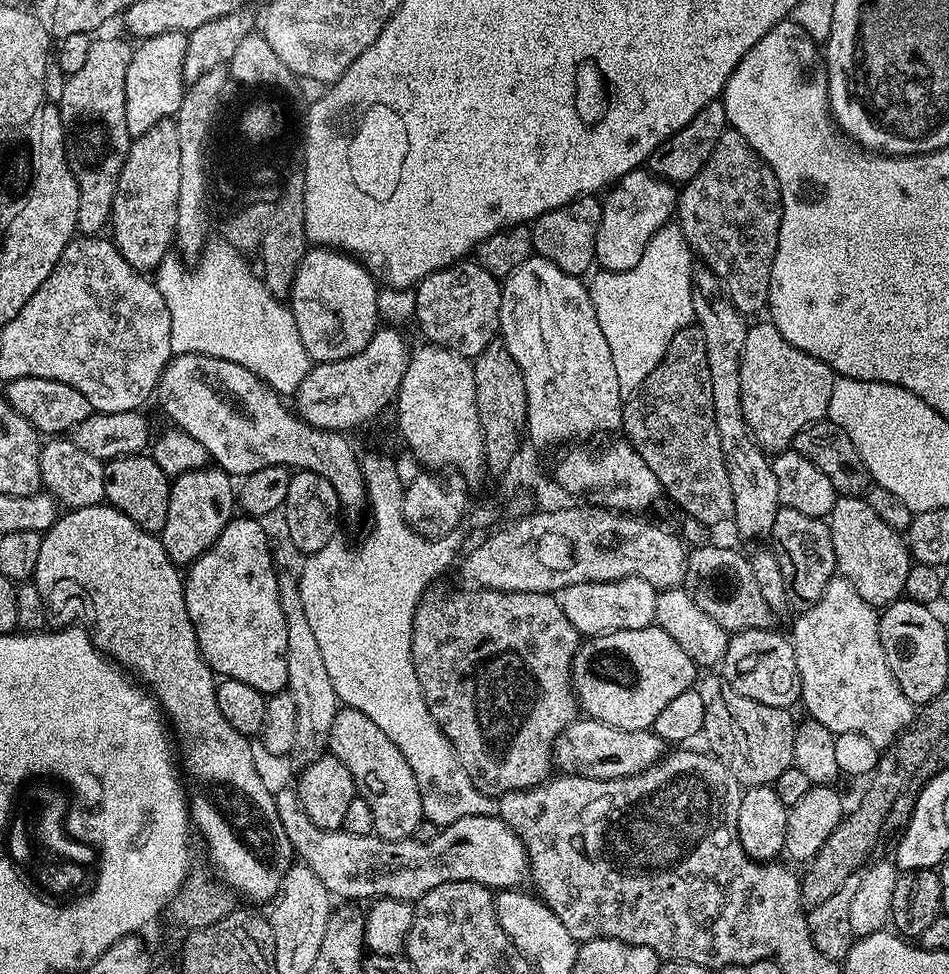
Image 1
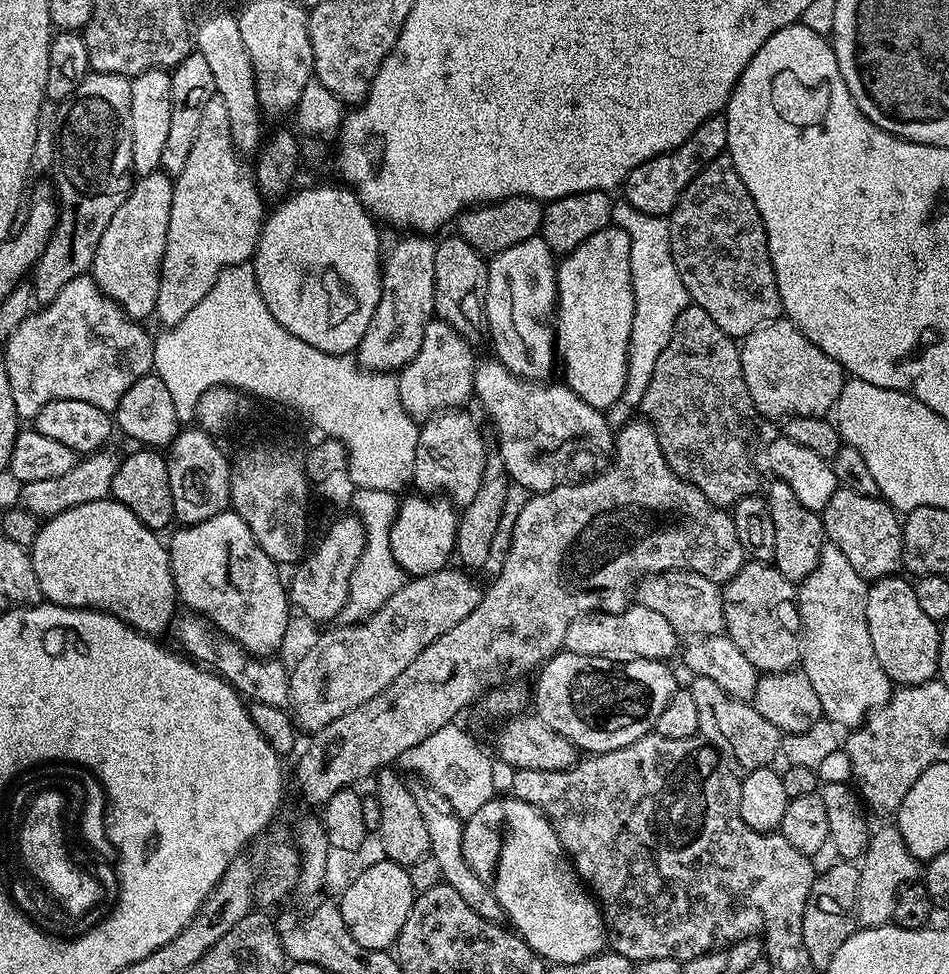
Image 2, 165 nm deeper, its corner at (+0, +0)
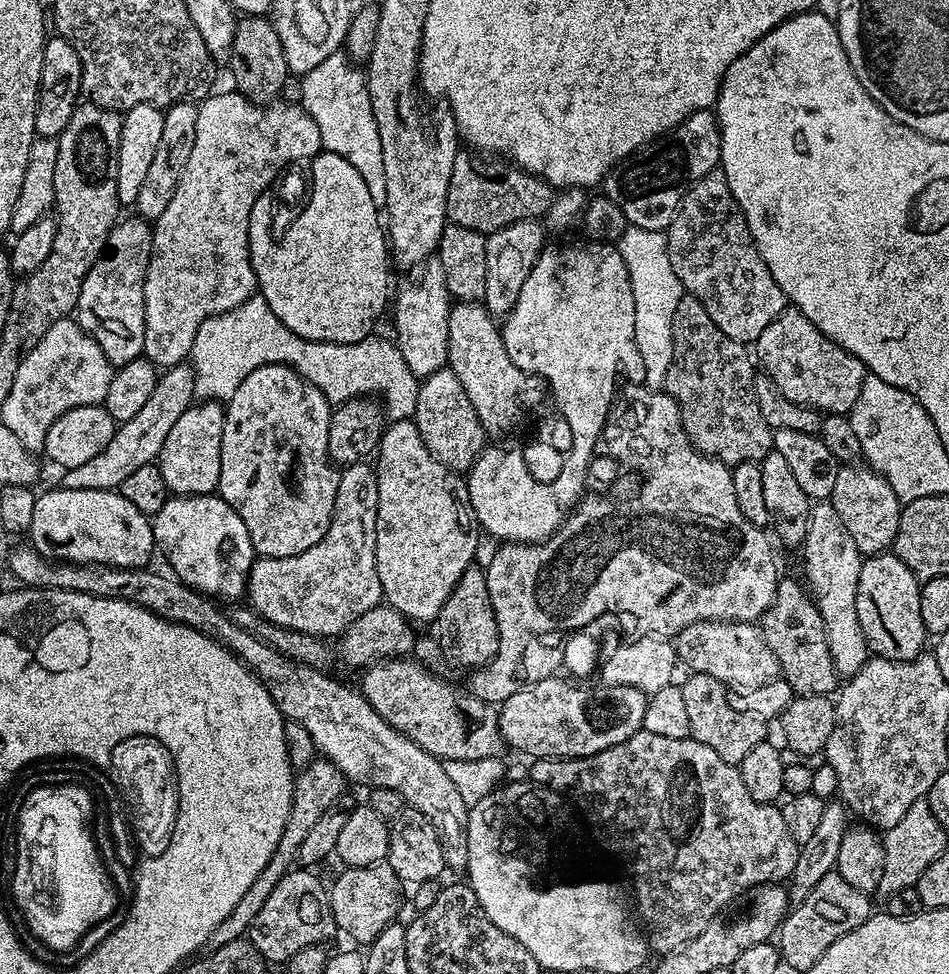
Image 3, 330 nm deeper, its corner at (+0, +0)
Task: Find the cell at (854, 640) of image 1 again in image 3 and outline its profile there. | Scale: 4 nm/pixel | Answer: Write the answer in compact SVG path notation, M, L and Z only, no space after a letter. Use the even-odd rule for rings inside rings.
M813 503L806 526L806 538L802 545L803 552L804 576L808 579L806 584L824 623L826 646L830 646L830 658L841 677L852 677L870 657L856 609L862 554L858 546L854 546L854 538L846 534L832 503Z

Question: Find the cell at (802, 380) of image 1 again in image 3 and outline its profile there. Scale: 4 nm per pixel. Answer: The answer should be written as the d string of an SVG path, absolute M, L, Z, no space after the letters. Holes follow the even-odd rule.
M791 306L785 307L784 312L778 314L778 318L774 318L774 322L766 326L766 330L762 330L762 334L754 341L754 356L763 375L769 376L772 380L773 388L778 389L786 398L790 398L790 402L803 404L805 408L814 408L824 414L851 413L866 375L861 360L854 358L854 354L847 352L841 344L826 338L826 334L822 334L822 330L818 330L818 326L814 326L814 322L806 318L806 314Z

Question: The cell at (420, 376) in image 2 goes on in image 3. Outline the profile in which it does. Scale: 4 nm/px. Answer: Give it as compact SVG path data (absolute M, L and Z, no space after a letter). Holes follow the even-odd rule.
M429 259L424 270L424 277L417 284L406 285L397 296L395 293L394 303L390 308L392 324L396 327L394 343L398 346L402 358L406 358L406 366L410 366L410 370L418 378L434 374L448 364L450 314L454 303L448 294L439 259Z

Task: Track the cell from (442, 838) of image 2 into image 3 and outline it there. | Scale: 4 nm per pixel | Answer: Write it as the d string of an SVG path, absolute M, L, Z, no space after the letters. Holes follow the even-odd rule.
M31 546L13 547L6 557L8 568L20 579L25 588L57 588L63 592L81 592L98 598L110 598L118 602L130 602L144 608L163 620L182 626L190 626L211 640L229 648L241 662L266 686L270 698L278 706L285 720L298 722L314 738L314 746L321 757L331 761L344 776L345 781L368 784L372 788L398 790L405 805L430 818L444 850L444 863L449 869L467 869L470 846L468 845L468 814L470 805L462 802L462 793L446 775L444 761L431 756L409 736L394 731L379 716L364 697L363 691L347 688L332 676L323 676L319 667L299 664L297 660L283 656L277 648L271 648L255 632L247 632L229 615L218 608L213 599L186 586L175 576L148 572L143 568L119 568L105 564L65 564L48 560Z

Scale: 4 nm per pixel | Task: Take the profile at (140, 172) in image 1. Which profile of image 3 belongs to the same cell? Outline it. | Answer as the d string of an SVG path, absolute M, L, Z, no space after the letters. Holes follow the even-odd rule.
M139 215L121 219L112 227L104 253L90 266L78 294L74 319L90 334L113 366L141 359L146 342L146 302L144 283L152 257L153 225Z

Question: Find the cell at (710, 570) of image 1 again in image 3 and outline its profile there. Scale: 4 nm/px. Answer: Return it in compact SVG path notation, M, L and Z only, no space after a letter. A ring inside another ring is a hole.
M781 579L776 585L772 605L760 617L758 627L766 638L766 646L770 646L774 658L778 658L780 676L796 696L828 696L837 691L838 673L830 658L830 646L826 646L824 623L802 584Z

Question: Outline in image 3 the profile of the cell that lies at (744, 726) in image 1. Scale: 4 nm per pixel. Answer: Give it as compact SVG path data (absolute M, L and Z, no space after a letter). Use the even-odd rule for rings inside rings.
M693 672L685 675L680 689L682 699L685 702L686 710L690 721L691 739L702 742L722 758L722 762L727 764L740 765L742 758L754 750L754 746L765 743L769 725L757 718L754 714L734 710L728 701L730 692L718 678L710 678L710 674Z

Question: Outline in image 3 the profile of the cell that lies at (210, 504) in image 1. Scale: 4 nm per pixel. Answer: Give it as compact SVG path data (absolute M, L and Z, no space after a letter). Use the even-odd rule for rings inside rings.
M196 402L174 422L158 457L160 473L172 496L210 496L220 487L222 470L222 426L225 405Z

